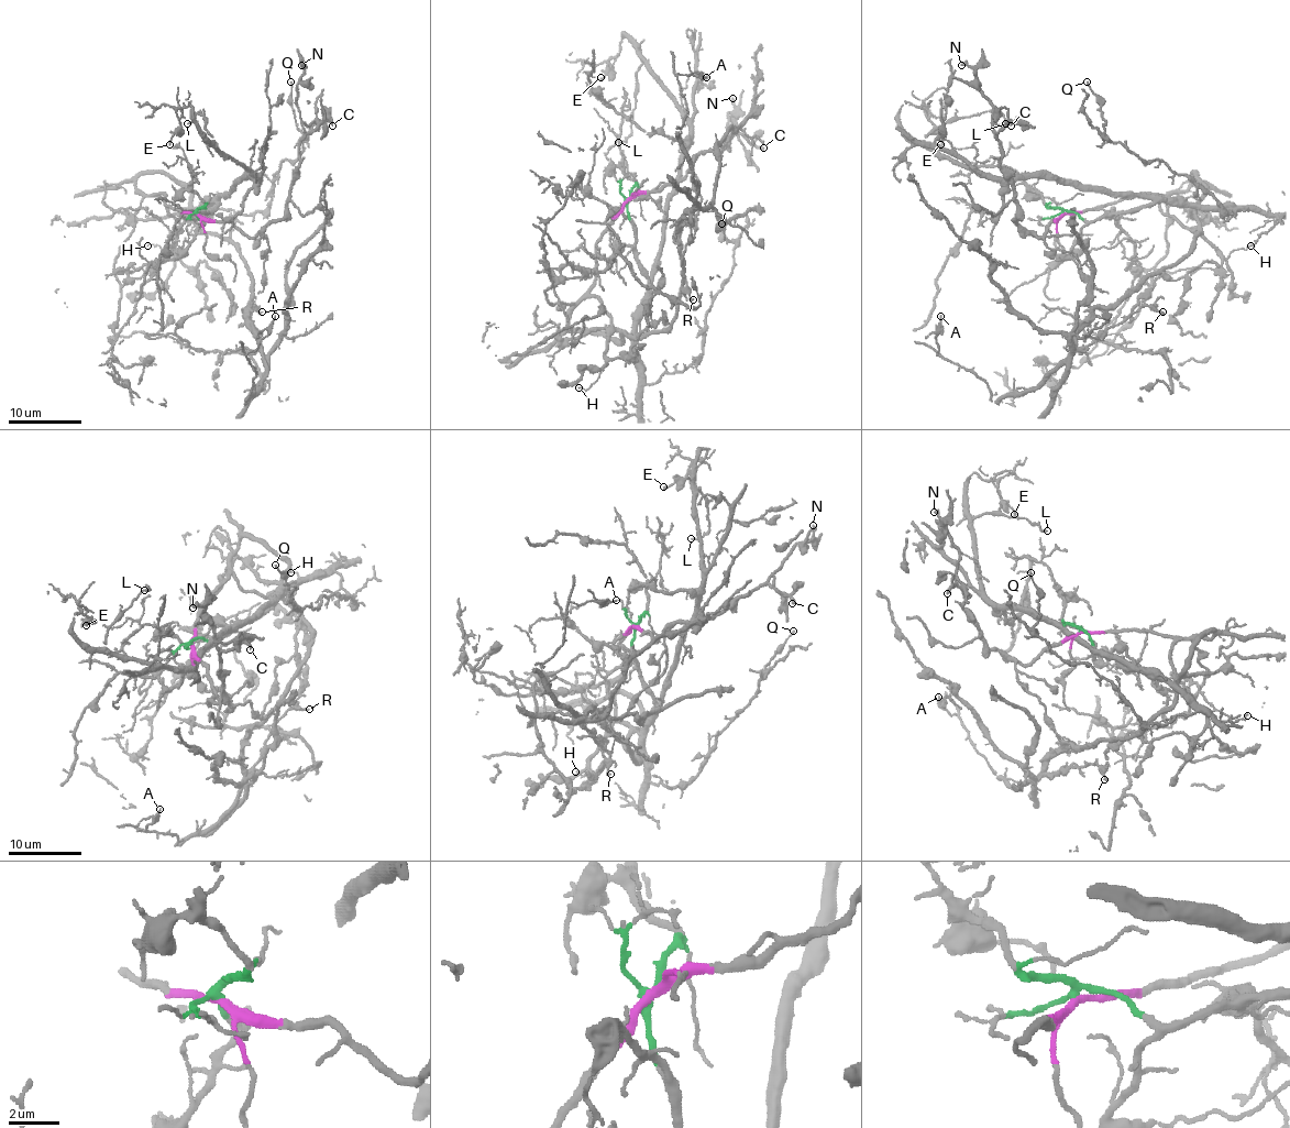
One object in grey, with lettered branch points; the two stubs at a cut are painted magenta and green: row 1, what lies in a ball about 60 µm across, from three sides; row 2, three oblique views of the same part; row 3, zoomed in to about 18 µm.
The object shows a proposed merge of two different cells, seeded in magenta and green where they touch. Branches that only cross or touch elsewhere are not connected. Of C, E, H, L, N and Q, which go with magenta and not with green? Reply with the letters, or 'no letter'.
C, H, N

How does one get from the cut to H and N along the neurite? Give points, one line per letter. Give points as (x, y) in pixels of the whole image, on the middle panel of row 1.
H: (627, 199), (624, 210), (596, 245), (591, 293), (610, 318), (607, 362), (588, 387), (577, 387)
N: (627, 199), (662, 190), (699, 154), (716, 154), (735, 132), (727, 127), (732, 97)

